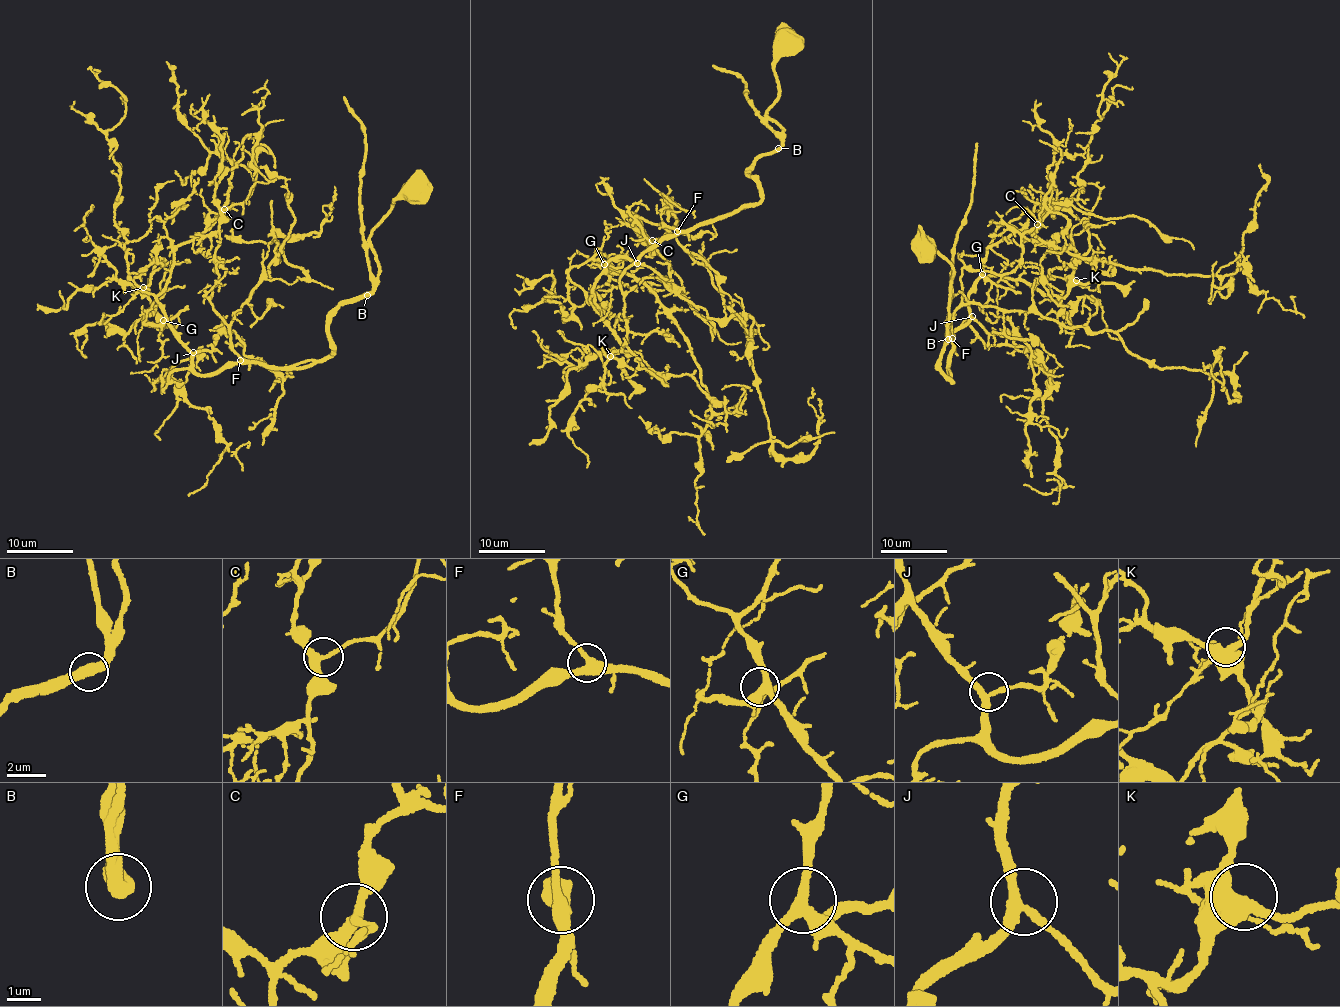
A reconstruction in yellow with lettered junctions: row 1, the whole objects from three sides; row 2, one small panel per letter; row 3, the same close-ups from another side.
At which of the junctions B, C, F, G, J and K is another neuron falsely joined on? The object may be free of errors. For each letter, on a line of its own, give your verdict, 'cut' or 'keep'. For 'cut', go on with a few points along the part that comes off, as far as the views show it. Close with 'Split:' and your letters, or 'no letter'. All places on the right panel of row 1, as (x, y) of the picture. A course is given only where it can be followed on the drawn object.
B: keep
C: keep
F: keep
G: keep
J: keep
K: keep
Split: no letter

